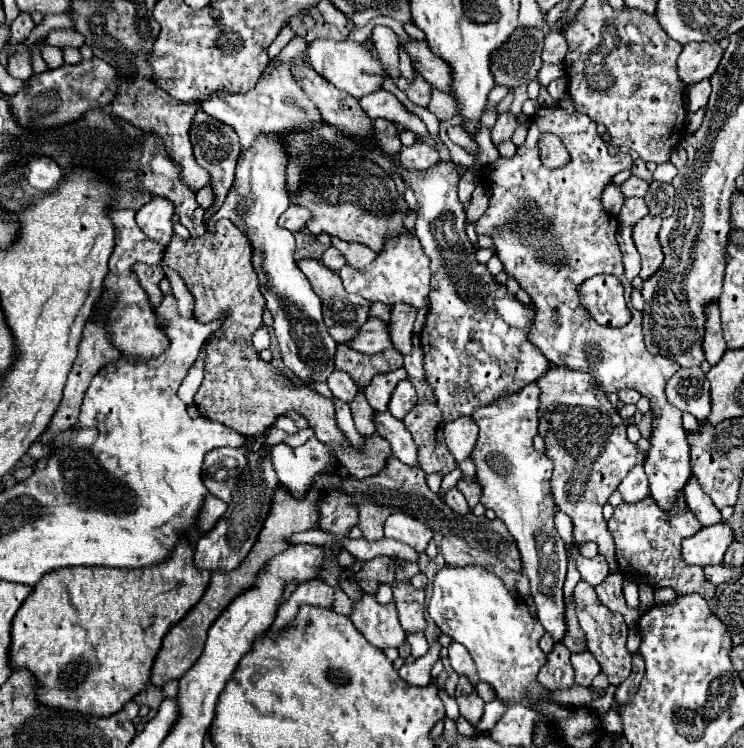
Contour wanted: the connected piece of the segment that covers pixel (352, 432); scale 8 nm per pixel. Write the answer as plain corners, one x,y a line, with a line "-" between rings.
332,400
332,402
334,402
334,408
336,408
336,420
338,420
340,430
348,436
348,440
352,442
354,448
362,448
362,436
354,428
354,420
352,420
352,414
350,414
350,406
344,404
344,402
340,402
340,400

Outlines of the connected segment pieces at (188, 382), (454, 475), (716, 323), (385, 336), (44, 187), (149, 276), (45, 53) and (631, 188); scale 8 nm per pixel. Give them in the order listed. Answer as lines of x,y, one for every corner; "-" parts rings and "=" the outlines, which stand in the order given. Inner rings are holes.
200,350
200,356
196,358
196,364
188,370
186,378
182,380
180,388
178,388
178,396
186,402
192,404
194,402
194,394
198,392
202,380
204,380
204,364
206,364
206,350
=
456,467
456,469
454,469
452,472
450,472
443,478
441,488
438,493
438,496
440,496
440,499
443,502
444,502
444,492
454,487
461,478
462,478
462,471
459,469
459,467
=
710,304
706,310
706,316
708,316
708,320
706,320
706,334
704,334
704,354
706,354
706,360
714,366
724,356
728,346
722,336
718,304
=
368,318
368,322
360,328
358,336
350,344
350,348
362,354
378,354
392,346
394,344
392,344
392,336
388,334
388,324
380,318
=
40,158
40,160
28,162
28,174
24,174
24,176
30,182
30,186
34,186
38,192
50,194
60,186
64,172
60,170
60,166
56,162
=
138,264
134,270
138,272
136,276
140,278
142,288
146,288
146,292
150,296
150,302
152,302
152,308
156,310
164,300
164,294
158,288
160,280
164,278
164,270
162,268
152,268
152,266
146,266
146,264
=
44,38
37,41
37,44
42,48
42,57
44,58
48,69
56,69
64,64
62,51
59,48
44,44
=
630,176
630,178
620,186
620,190
622,190
622,196
624,196
624,198
628,198
628,196
640,196
640,194
646,194
648,184
646,184
644,180
636,178
636,176

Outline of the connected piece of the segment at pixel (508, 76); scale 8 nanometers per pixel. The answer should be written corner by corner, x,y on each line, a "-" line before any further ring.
518,26
492,56
492,74
496,84
514,88
536,80
542,66
542,42
544,36
540,30

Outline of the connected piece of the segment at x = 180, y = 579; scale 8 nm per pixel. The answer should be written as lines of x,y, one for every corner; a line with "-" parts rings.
186,540
176,544
168,562
136,572
118,568
62,568
50,572
34,586
12,622
10,666
26,668
36,680
36,700
46,708
80,712
90,716
112,716
140,694
152,674
164,634
178,624
202,598
210,572
194,568
194,546

